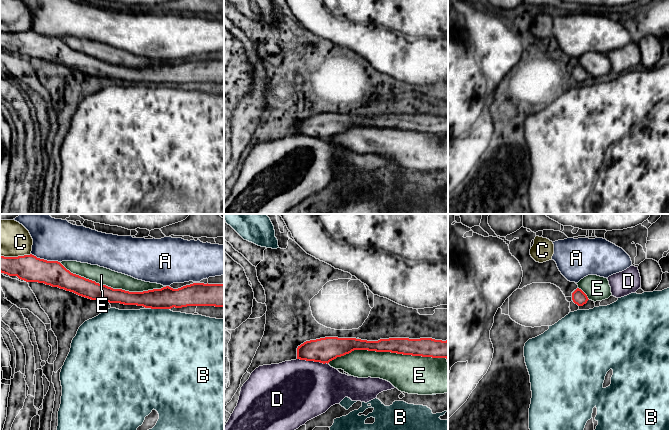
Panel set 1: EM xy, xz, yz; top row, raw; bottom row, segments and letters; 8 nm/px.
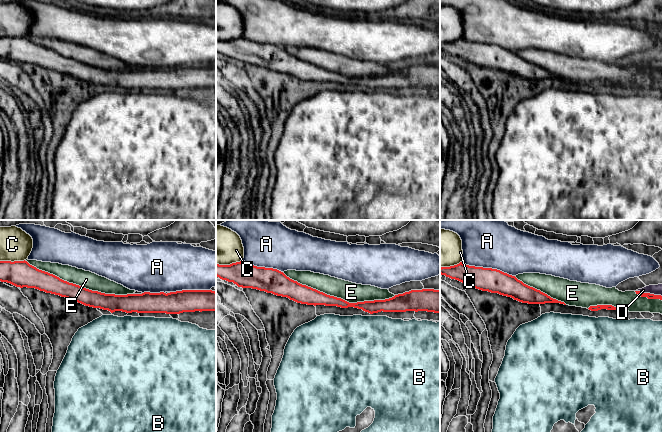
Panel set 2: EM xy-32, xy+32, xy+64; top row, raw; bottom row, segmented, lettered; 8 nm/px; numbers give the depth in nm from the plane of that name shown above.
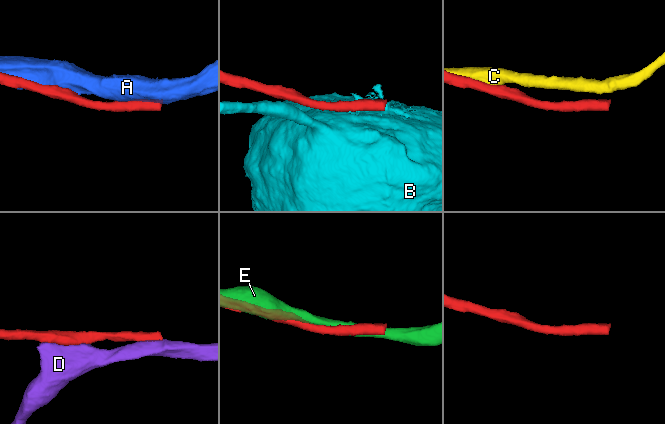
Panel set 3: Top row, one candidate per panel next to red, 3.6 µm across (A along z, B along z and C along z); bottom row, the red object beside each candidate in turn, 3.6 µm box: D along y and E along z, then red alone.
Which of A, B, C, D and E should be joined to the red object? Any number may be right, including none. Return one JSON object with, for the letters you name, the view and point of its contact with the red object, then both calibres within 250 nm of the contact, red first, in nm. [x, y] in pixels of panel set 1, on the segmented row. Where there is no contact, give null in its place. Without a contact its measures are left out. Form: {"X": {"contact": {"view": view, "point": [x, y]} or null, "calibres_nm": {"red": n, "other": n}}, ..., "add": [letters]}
{"add": []}

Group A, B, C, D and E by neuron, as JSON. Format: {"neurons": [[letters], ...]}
{"neurons": [["A"], ["B"], ["C"], ["D"], ["E"]]}

